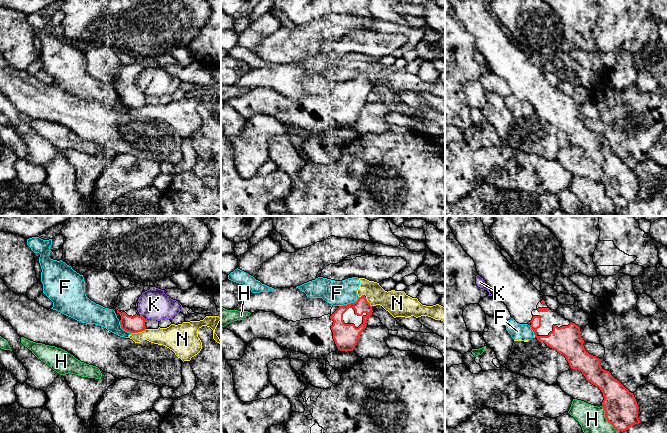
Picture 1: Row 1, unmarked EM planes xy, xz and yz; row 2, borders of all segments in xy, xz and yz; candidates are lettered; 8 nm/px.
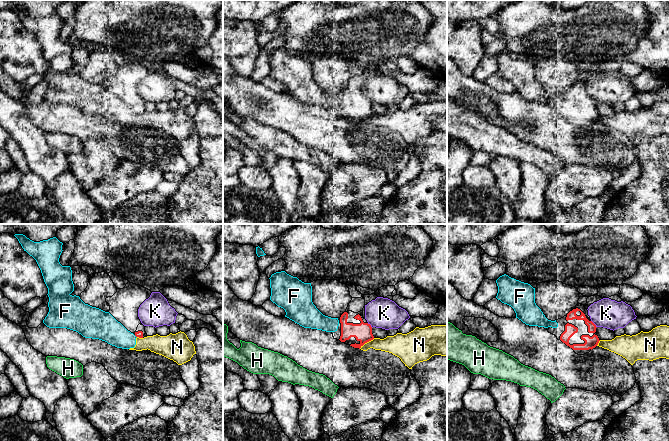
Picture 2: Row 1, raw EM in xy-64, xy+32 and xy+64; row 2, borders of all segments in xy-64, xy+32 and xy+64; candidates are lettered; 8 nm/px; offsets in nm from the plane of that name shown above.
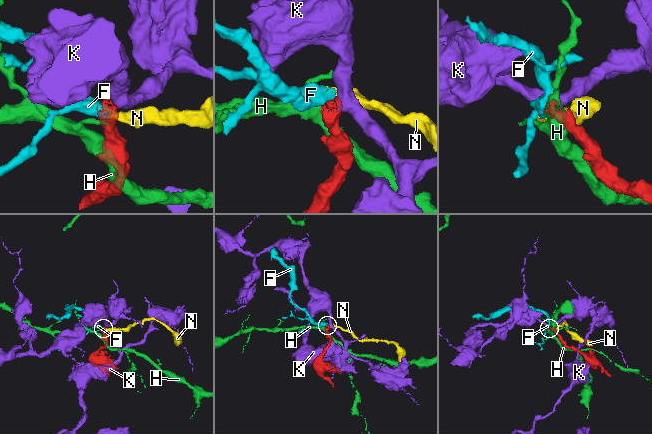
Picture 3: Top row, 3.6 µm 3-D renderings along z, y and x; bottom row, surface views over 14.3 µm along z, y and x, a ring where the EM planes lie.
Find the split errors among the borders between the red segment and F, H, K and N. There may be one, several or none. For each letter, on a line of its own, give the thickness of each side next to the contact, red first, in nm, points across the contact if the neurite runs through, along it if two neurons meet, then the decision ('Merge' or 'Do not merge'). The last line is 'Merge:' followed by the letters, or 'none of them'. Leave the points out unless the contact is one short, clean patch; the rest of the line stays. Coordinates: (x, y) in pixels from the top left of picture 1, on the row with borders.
F: Thickness 180 nm (red) against 200 nm. Do not merge
H: Thickness 280 nm (red) against 220 nm. Do not merge
K: Thickness 140 nm (red) against 240 nm. Boundary: xy (140, 315), (145, 320). Do not merge
N: Thickness 140 nm (red) against 160 nm. Boundary: xy (146, 329), (132, 333). Do not merge
Merge: none of them

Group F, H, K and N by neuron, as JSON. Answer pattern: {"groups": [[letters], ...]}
{"groups": [["F", "N"], ["H"], ["K"]]}

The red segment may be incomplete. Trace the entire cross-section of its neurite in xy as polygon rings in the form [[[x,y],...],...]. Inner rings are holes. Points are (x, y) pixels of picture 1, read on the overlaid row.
[[[135,283],[130,284],[128,287],[122,287],[113,310],[120,314],[121,328],[130,333],[138,333],[146,330],[146,320],[139,315],[128,316],[125,312],[131,309],[131,305],[135,304],[139,297],[142,295],[144,285]]]

